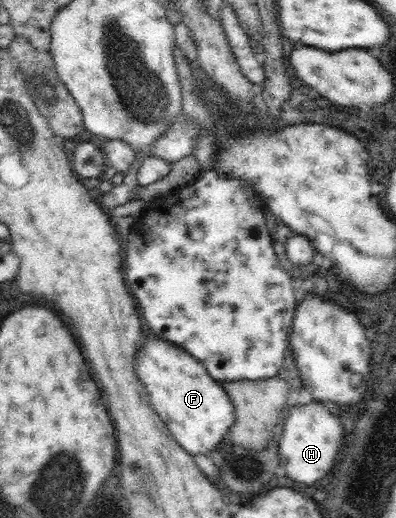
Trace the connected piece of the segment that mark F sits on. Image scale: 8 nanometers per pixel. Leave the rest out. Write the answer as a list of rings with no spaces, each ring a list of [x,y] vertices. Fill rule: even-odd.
[[[153,334],[143,338],[142,348],[138,350],[134,363],[137,366],[136,373],[150,395],[152,407],[168,426],[175,440],[190,455],[200,453],[200,455],[208,456],[220,442],[228,438],[230,428],[236,421],[234,404],[230,401],[226,390],[207,372],[200,361],[188,354],[182,347]]]

